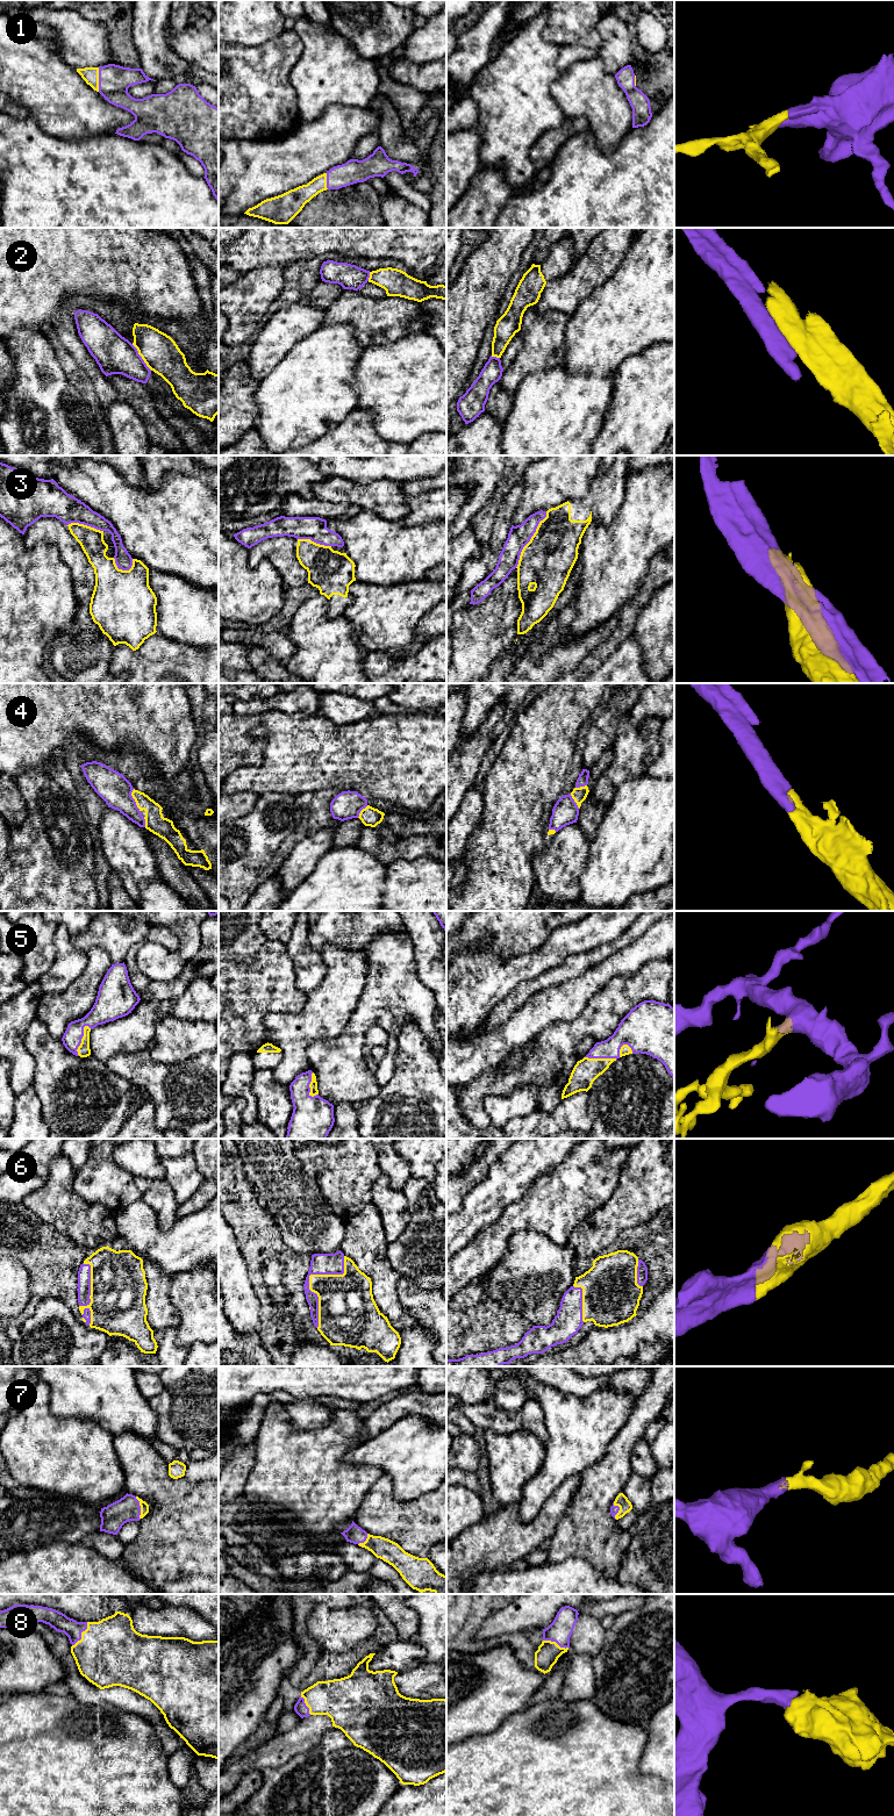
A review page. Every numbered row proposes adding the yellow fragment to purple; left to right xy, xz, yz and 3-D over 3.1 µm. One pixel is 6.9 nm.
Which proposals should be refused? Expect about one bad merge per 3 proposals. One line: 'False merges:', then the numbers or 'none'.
False merges: 2, 3

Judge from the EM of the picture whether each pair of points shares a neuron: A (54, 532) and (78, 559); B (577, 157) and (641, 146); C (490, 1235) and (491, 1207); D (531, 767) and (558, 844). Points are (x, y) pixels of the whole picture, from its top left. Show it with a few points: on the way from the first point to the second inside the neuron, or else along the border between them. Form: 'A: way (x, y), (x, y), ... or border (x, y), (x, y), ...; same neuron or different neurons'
A: way (61, 539), (71, 552); same neuron
B: way (593, 162), (624, 162); same neuron
C: border (509, 1206), (469, 1242); different neurons
D: border (548, 835), (544, 848), (534, 859); different neurons

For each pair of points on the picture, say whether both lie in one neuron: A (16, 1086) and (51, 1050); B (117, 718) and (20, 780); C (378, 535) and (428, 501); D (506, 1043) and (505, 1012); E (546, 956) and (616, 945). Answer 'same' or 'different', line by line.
A: different
B: different
C: different
D: different
E: different

